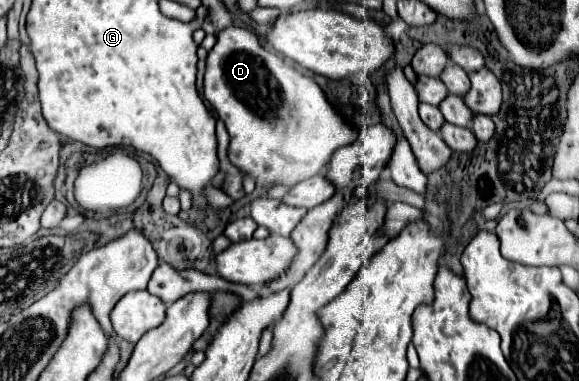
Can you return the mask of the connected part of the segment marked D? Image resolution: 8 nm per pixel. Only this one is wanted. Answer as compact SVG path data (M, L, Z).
M230 25L218 33L218 41L206 59L204 95L216 107L216 113L230 133L230 161L238 169L250 173L258 187L270 183L296 185L298 181L312 177L324 163L330 161L338 147L344 147L358 137L358 131L342 121L342 117L326 101L322 89L310 77L288 65L282 55L268 51L258 35L244 27Z

